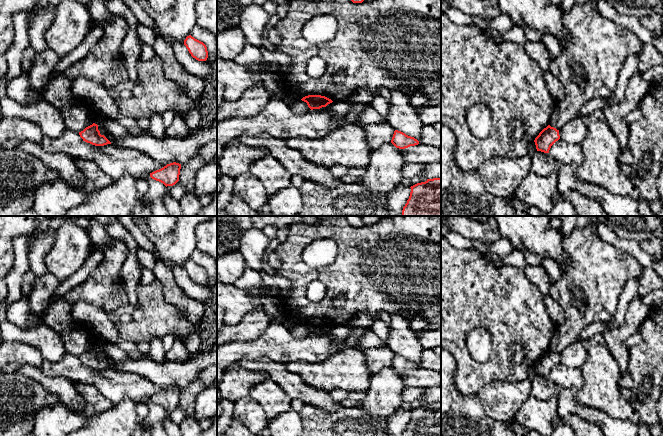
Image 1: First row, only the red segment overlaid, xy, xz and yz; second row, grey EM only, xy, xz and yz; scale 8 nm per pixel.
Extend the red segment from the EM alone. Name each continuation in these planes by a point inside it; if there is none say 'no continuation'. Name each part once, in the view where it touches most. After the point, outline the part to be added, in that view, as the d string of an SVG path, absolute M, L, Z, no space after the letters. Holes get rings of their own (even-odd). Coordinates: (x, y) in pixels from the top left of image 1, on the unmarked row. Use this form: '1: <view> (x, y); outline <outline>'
no continuation

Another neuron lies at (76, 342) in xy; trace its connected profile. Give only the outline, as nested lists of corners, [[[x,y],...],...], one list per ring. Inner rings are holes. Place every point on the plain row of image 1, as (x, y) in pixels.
[[[73,323],[62,334],[66,353],[79,357],[94,347],[91,338],[85,333],[85,329],[85,327]]]

